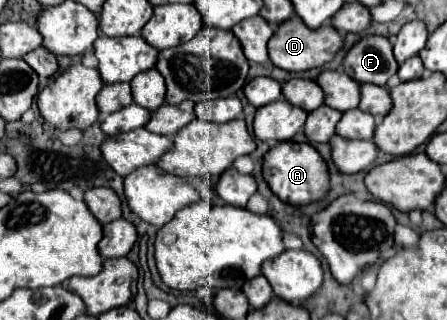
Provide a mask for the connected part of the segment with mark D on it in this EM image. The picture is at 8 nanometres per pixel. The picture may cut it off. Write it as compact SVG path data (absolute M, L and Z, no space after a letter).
M294 17L290 21L284 21L272 35L272 39L268 41L268 55L276 67L298 73L330 63L342 49L342 45L344 39L336 29L332 29L332 25L324 25L324 29L308 29L304 21L300 21L300 17Z

